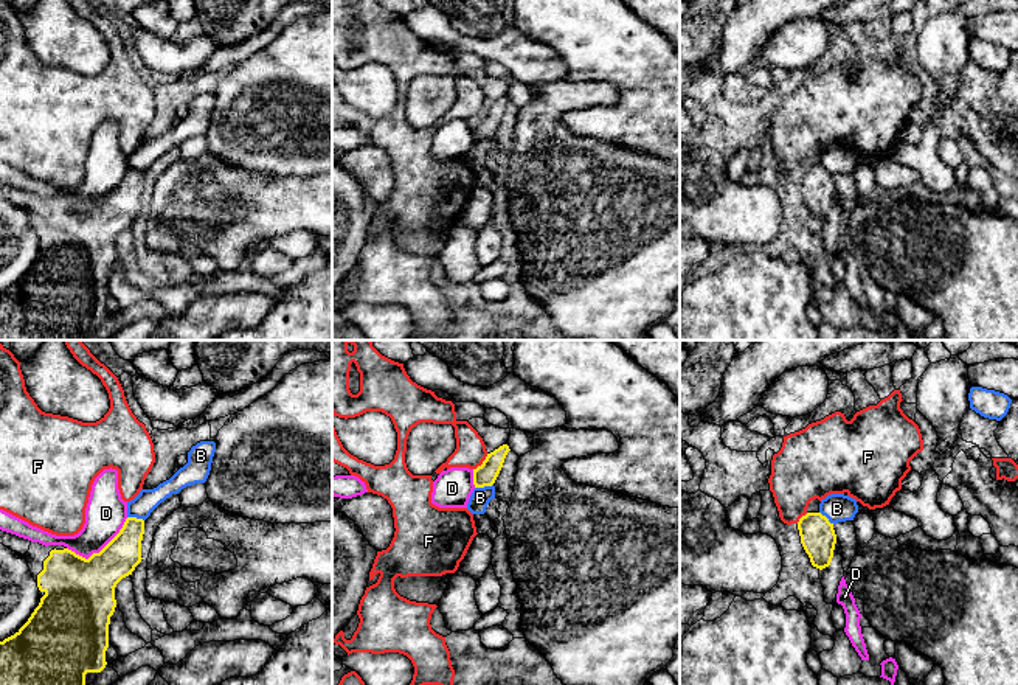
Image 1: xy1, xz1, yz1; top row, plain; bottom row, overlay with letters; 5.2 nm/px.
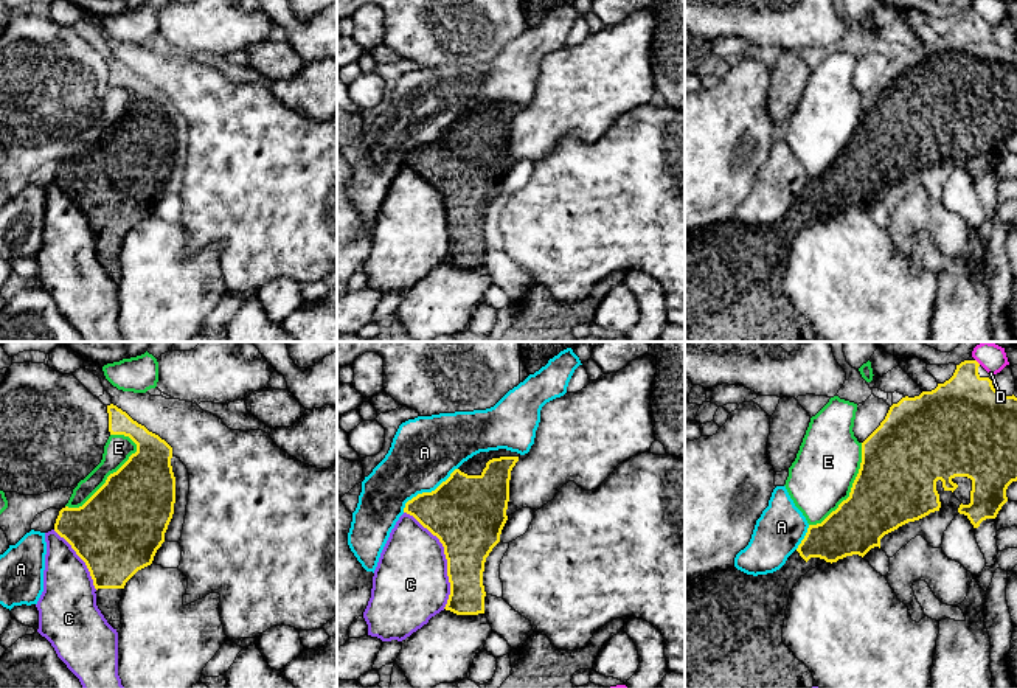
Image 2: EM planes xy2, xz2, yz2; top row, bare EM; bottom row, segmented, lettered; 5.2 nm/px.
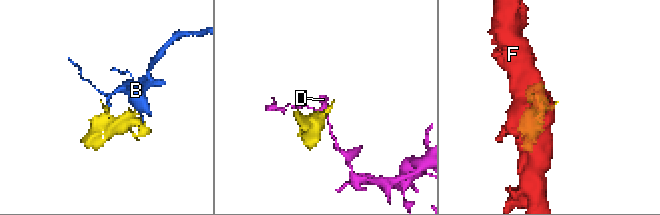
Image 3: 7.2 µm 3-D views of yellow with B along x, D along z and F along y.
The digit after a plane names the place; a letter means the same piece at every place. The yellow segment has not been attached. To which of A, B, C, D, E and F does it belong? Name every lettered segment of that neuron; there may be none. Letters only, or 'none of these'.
none of these

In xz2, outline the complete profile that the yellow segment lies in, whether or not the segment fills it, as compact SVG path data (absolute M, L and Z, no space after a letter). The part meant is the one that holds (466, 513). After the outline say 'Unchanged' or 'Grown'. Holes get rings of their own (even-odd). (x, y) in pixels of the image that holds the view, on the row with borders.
M506 449L480 452L455 469L435 491L418 494L405 503L404 513L413 516L444 547L450 582L446 610L456 615L484 613L484 562L500 542L508 520L511 471L519 458L520 453Z. Grown

